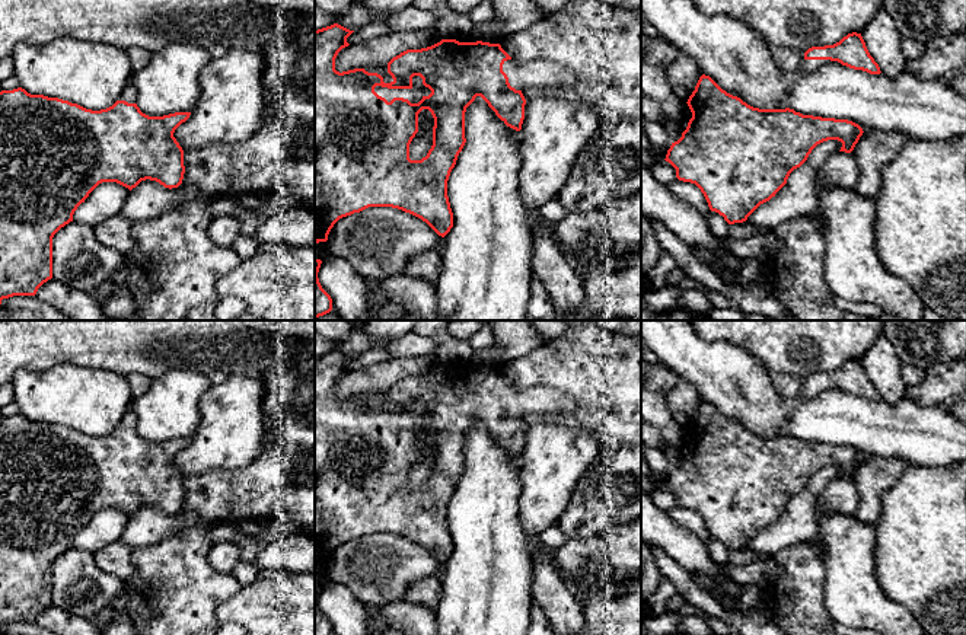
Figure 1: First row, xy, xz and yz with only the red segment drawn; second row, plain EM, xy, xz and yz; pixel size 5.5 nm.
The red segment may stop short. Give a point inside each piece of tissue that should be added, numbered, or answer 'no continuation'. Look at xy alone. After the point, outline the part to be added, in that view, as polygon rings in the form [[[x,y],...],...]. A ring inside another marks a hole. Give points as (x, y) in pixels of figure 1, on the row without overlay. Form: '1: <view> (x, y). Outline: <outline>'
1: xy (128, 420). Outline: [[[131,405],[127,408],[124,417],[118,422],[118,427],[125,427],[128,430],[136,430],[137,428],[137,417],[136,417]]]

